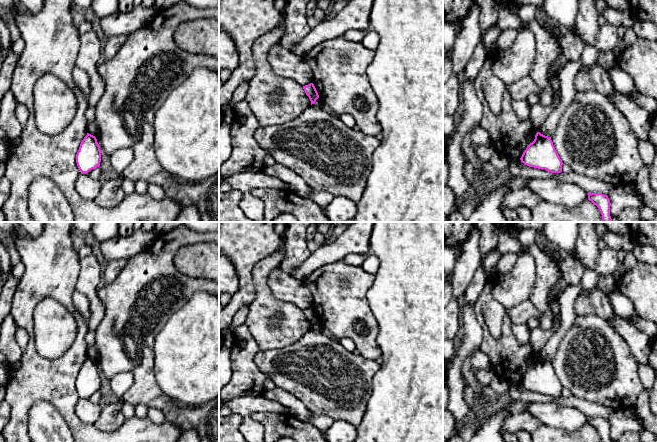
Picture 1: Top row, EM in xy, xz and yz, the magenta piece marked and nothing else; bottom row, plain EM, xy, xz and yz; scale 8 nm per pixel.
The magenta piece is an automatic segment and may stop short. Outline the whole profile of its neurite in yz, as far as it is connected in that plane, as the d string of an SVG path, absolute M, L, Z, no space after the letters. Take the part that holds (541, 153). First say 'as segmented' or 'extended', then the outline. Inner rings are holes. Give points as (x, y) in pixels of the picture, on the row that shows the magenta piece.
as segmented; M537 132L535 139L523 152L521 162L529 167L545 169L551 173L561 173L563 162L560 159L551 137Z

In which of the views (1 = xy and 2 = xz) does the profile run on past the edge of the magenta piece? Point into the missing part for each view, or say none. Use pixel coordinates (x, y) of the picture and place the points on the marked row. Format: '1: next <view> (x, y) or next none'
1: next none
2: next none

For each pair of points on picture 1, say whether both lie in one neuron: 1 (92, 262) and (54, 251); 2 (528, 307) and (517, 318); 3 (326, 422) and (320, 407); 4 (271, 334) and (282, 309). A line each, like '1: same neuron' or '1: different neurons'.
1: different neurons
2: same neuron
3: different neurons
4: same neuron

